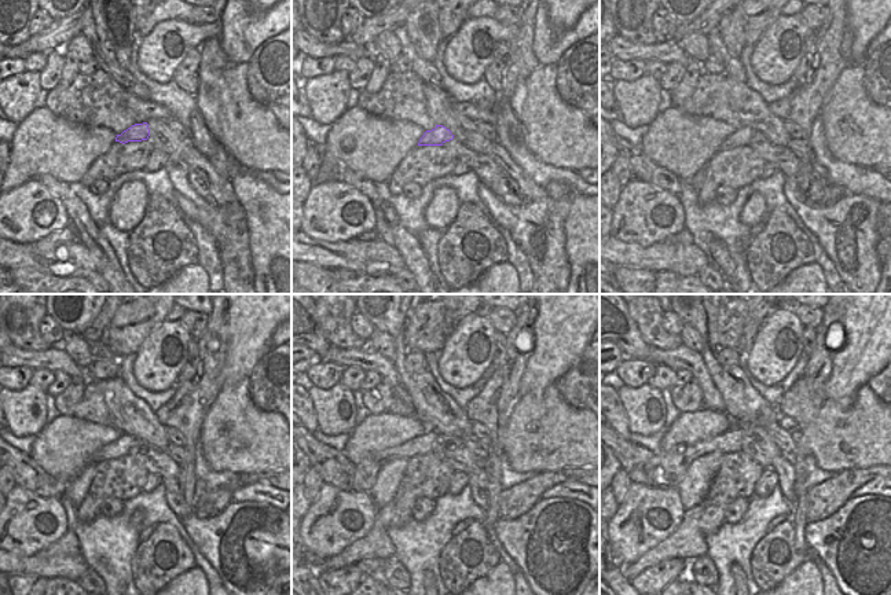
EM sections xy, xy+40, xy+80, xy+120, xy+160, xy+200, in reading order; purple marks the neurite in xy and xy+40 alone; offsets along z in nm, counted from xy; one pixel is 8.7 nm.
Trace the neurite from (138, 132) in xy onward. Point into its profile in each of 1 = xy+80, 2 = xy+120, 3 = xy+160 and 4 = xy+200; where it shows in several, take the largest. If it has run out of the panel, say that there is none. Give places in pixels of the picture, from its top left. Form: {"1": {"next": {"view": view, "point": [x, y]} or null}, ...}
{"1": {"next": {"view": "xy+80", "point": [741, 136]}}, "2": {"next": {"view": "xy+120", "point": [120, 447]}}, "3": {"next": {"view": "xy+160", "point": [424, 444]}}, "4": {"next": {"view": "xy+200", "point": [681, 456]}}}

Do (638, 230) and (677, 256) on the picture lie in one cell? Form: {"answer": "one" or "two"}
{"answer": "two"}

